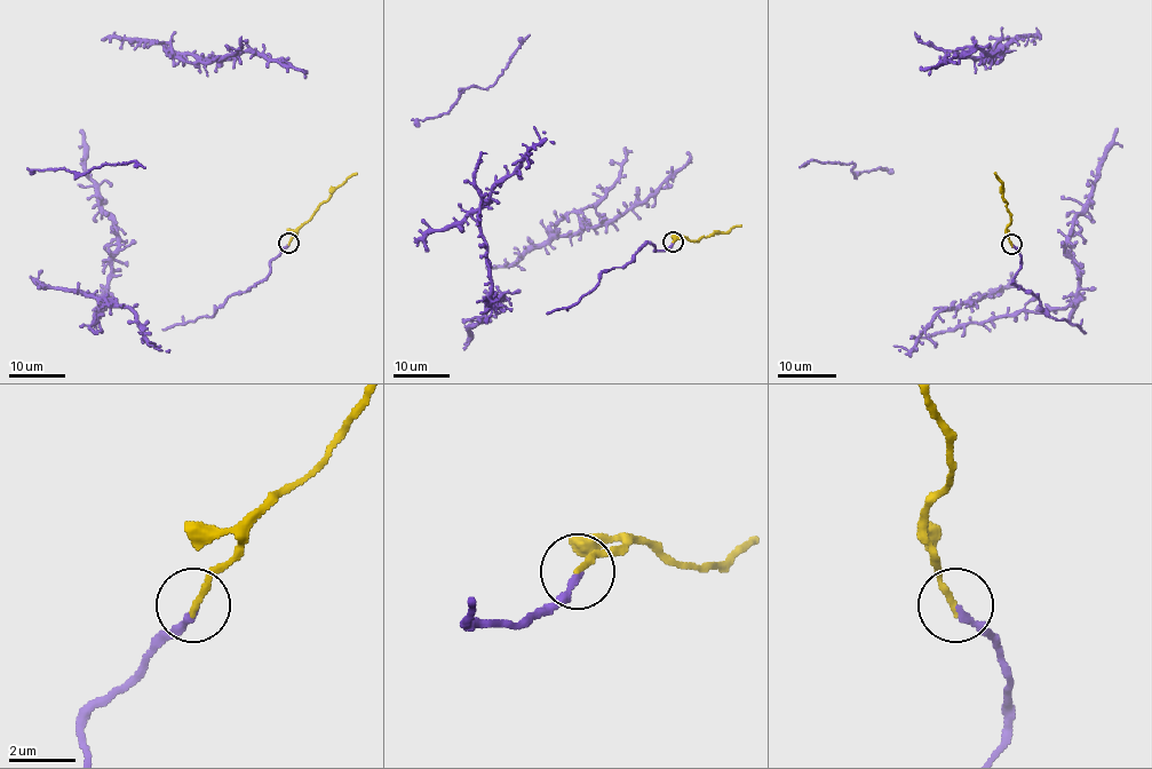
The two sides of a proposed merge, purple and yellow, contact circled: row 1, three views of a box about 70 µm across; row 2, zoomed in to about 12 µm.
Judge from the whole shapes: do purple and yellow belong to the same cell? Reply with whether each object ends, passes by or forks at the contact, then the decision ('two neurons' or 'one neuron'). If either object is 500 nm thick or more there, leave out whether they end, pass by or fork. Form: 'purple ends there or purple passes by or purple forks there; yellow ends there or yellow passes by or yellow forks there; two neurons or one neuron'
purple ends there; yellow ends there; one neuron

